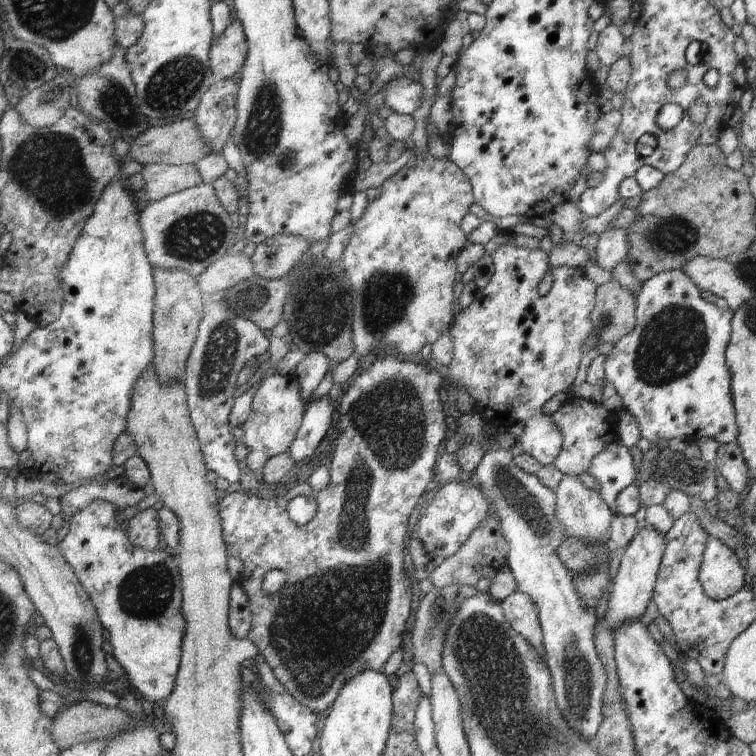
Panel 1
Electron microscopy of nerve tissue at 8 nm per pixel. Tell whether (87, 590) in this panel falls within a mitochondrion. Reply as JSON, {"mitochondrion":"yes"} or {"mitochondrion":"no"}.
{"mitochondrion":"no"}

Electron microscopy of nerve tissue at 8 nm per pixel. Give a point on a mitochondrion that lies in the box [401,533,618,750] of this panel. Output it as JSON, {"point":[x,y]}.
{"point":[577,677]}

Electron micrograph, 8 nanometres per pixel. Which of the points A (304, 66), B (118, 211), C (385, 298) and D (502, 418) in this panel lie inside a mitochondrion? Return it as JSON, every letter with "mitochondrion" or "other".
{"A":"other","B":"other","C":"mitochondrion","D":"other"}

